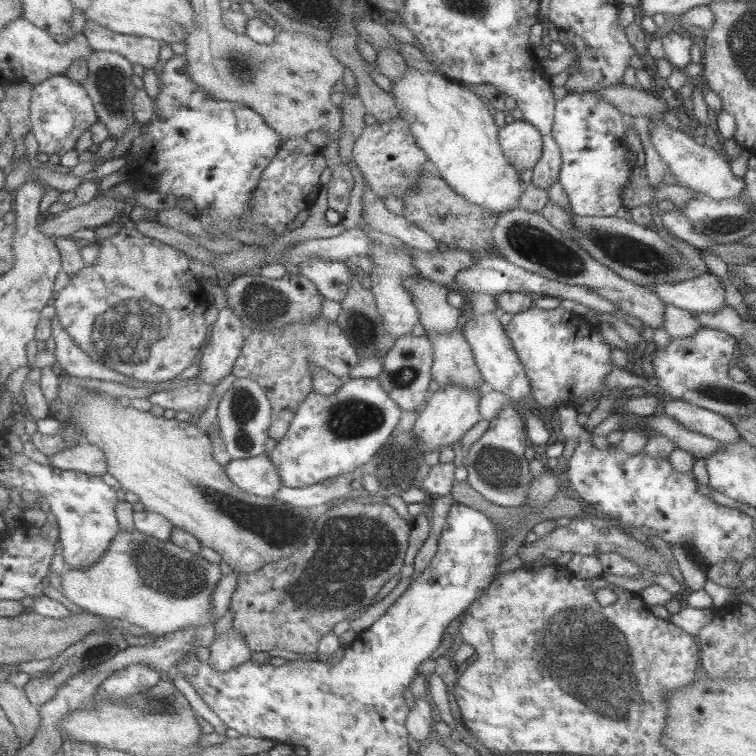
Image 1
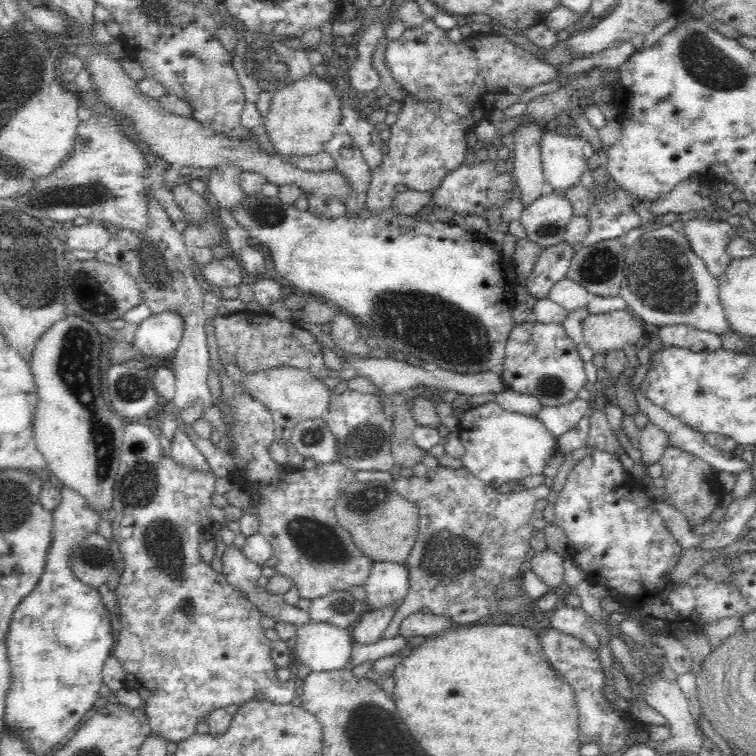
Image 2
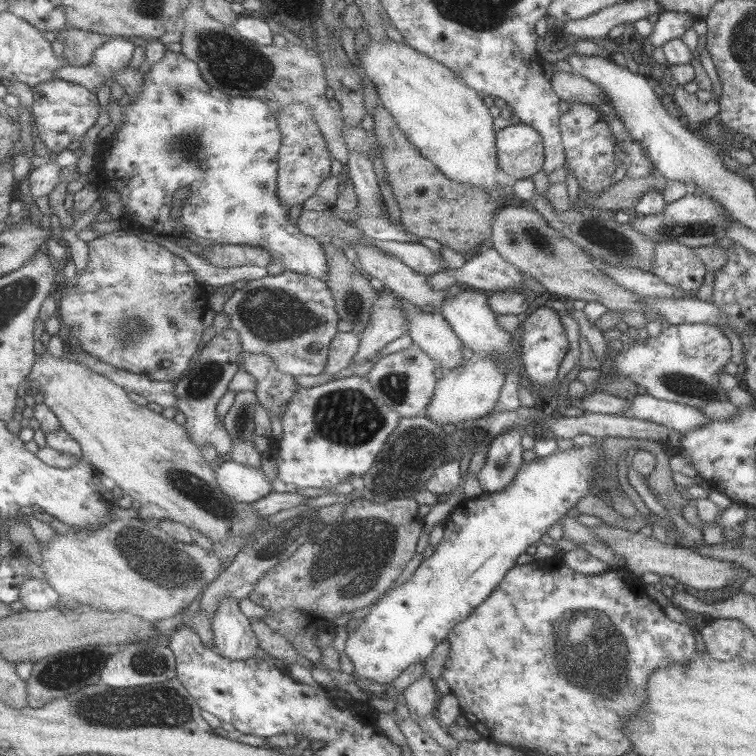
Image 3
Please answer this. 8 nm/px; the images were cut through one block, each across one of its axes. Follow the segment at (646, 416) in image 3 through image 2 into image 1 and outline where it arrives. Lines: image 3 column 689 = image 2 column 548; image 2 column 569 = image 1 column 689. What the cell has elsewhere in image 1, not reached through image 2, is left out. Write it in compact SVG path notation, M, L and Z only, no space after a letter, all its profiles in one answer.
M665 399L658 410L660 412L673 417L673 420L677 420L687 430L699 432L721 443L732 443L741 439L728 418L685 400Z

